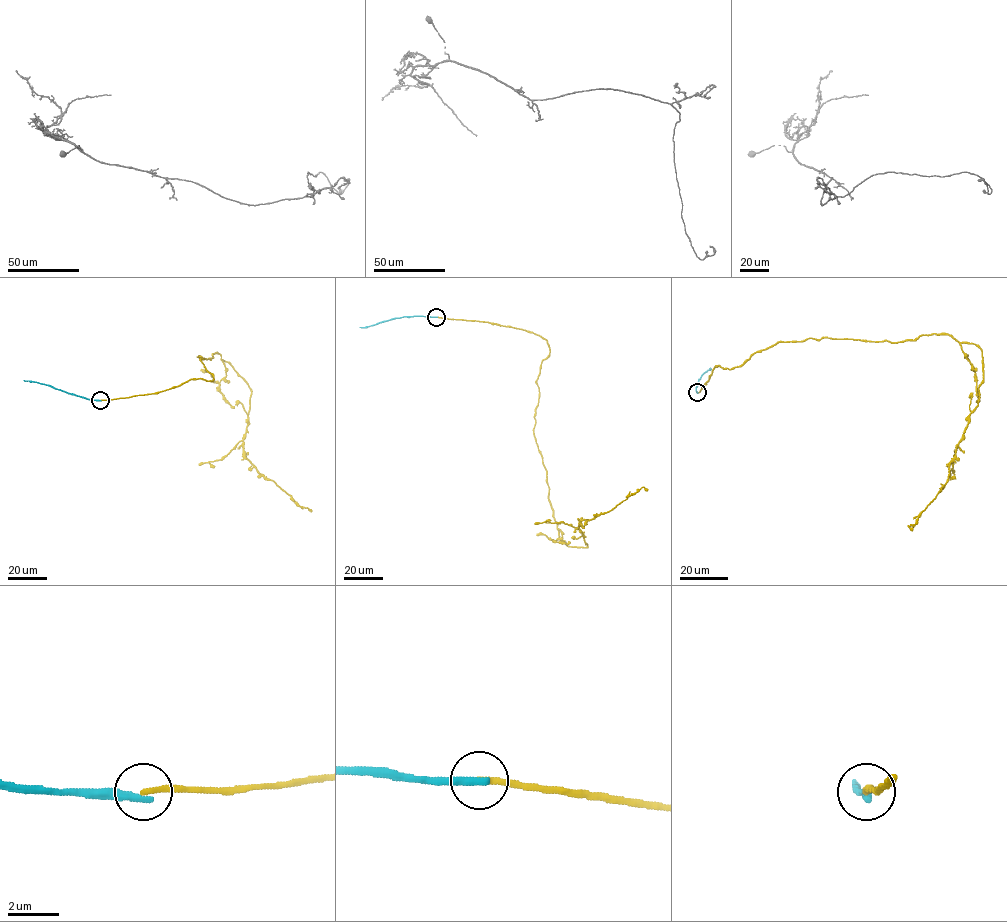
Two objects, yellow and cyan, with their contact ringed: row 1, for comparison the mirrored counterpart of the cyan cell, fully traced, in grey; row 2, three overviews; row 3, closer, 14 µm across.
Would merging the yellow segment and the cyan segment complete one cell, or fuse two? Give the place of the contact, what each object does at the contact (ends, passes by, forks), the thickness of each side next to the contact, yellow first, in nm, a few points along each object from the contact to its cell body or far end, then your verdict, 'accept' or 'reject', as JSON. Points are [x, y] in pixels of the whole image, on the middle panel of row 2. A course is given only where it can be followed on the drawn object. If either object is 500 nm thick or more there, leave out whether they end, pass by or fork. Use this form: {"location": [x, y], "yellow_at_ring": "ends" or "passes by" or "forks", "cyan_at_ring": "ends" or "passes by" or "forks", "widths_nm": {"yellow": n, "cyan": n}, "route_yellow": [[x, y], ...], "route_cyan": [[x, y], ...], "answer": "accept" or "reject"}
{"location": [436, 317], "yellow_at_ring": "ends", "cyan_at_ring": "ends", "widths_nm": {"yellow": 240, "cyan": 360}, "route_yellow": [[437, 317], [489, 322], [546, 340], [533, 434], [559, 538], [568, 546], [587, 546], [581, 521], [648, 489]], "route_cyan": [[436, 317], [403, 316], [359, 327]], "answer": "reject"}

